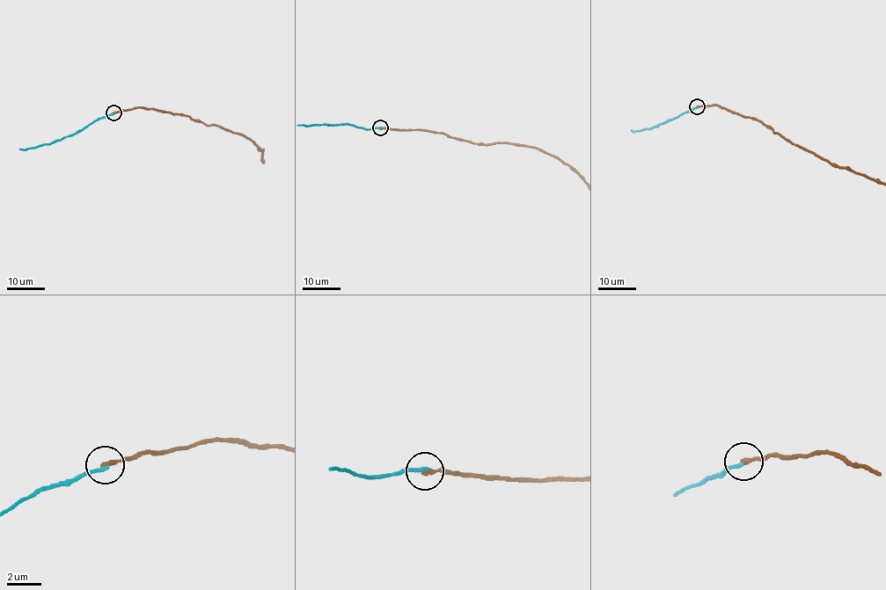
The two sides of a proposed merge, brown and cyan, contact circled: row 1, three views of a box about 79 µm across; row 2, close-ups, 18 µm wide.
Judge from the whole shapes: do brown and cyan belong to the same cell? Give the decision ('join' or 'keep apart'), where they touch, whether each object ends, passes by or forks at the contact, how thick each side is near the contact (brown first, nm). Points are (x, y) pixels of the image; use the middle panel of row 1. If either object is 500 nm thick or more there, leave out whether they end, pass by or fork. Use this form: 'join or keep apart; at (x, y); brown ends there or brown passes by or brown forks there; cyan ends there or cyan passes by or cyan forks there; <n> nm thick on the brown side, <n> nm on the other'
keep apart; at (380, 127); brown ends there; cyan ends there; 320 nm thick on the brown side, 240 nm on the other

